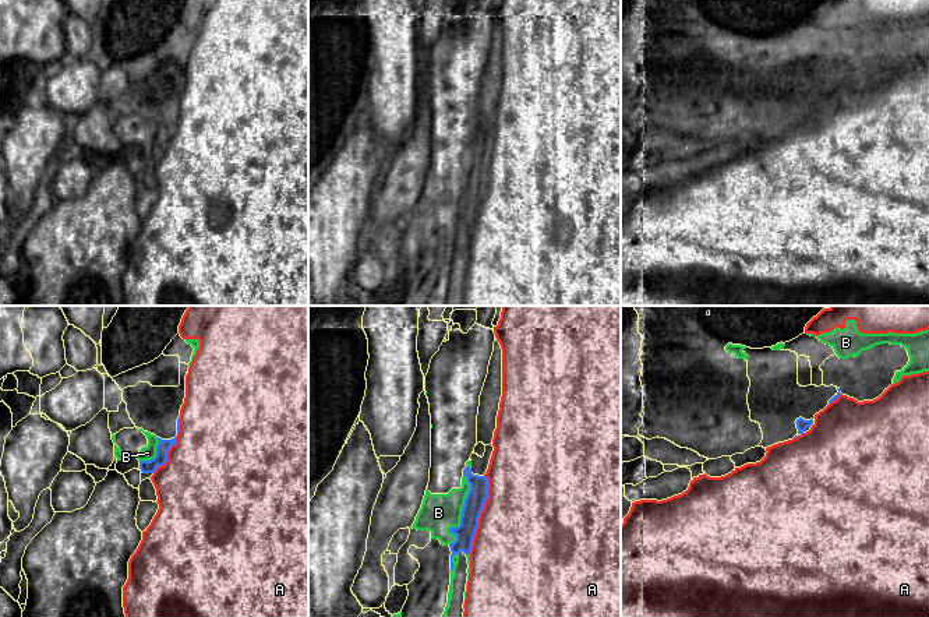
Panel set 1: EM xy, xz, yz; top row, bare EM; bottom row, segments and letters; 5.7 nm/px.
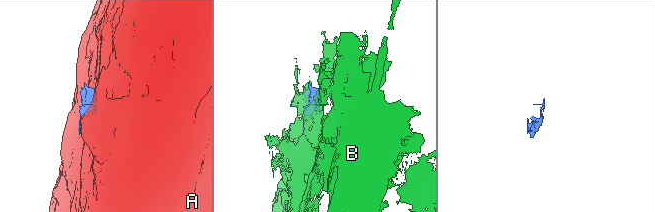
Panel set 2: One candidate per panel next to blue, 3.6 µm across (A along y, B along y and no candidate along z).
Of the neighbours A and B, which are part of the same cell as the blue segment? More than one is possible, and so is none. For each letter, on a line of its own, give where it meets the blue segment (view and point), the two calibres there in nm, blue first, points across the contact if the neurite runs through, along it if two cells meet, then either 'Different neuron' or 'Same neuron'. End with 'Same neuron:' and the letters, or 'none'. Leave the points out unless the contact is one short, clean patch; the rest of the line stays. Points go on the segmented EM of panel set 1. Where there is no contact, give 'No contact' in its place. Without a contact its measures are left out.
A: Touches blue at xz (480, 513). Thickness 120 nm (blue) against 500 nm. Different neuron
B: Touches blue at xz (462, 513). Thickness 120 nm (blue) against 220 nm. Different neuron
Same neuron: none

